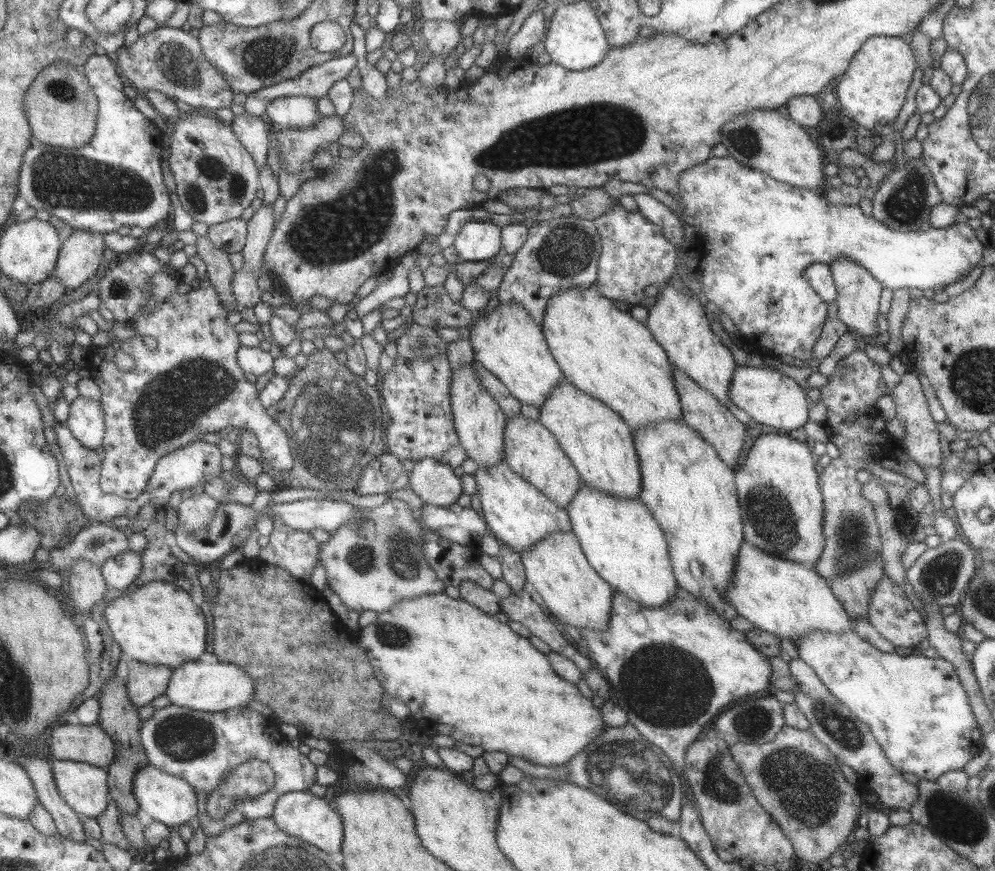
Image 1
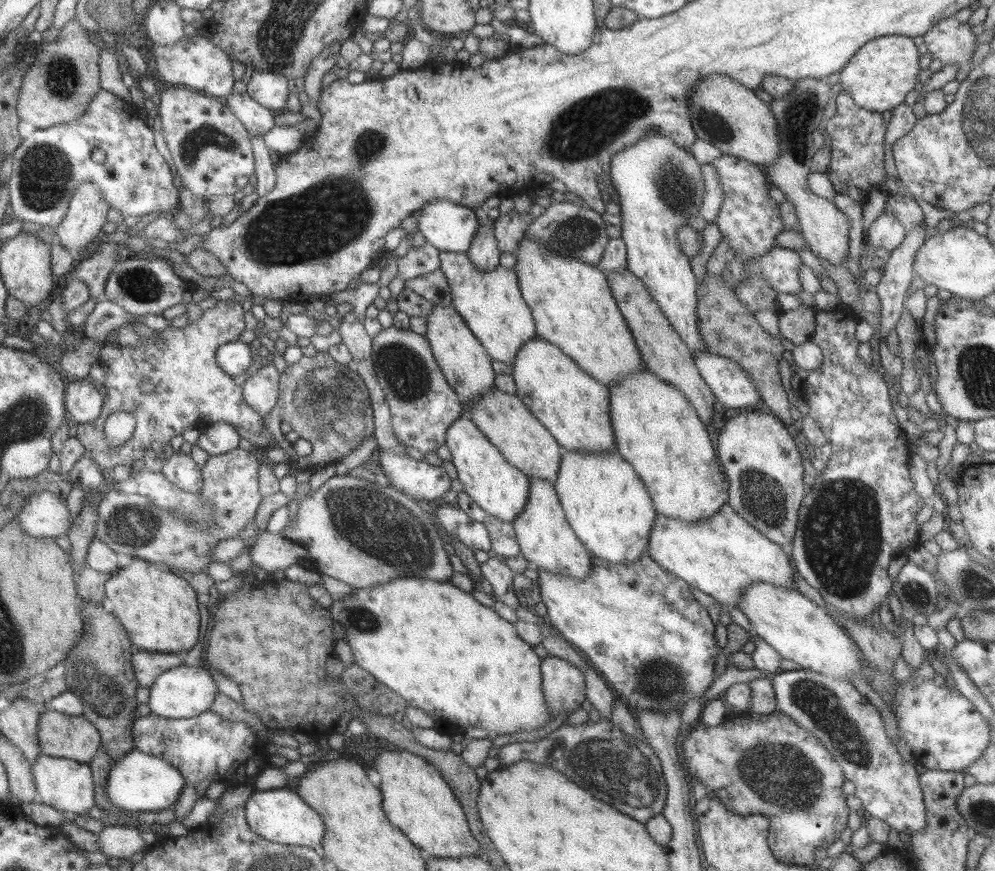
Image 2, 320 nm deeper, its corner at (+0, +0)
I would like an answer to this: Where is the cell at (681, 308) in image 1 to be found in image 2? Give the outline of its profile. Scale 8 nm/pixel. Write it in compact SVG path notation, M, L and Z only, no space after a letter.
M659 133L645 135L637 144L616 152L610 158L608 174L610 184L618 196L620 208L621 241L626 246L626 269L643 281L644 288L653 297L663 316L671 323L673 330L687 345L691 354L707 351L697 332L695 307L695 276L689 259L681 252L677 242L677 229L688 225L691 217L699 215L699 205L703 200L703 179L699 164L686 149Z

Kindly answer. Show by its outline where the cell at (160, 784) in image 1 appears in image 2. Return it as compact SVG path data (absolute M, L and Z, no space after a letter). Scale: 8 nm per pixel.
M135 748L130 750L123 758L114 761L107 781L106 793L115 806L140 814L174 807L186 784L187 778L168 760Z

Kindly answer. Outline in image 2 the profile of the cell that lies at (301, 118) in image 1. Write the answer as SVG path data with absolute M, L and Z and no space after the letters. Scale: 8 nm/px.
M253 70L248 83L248 94L274 112L286 111L289 102L289 80L275 71Z

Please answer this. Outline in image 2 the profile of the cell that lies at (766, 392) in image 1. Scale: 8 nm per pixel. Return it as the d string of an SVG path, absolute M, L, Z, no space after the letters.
M697 351L692 357L698 373L723 407L747 410L761 402L749 375L736 362L709 351Z

